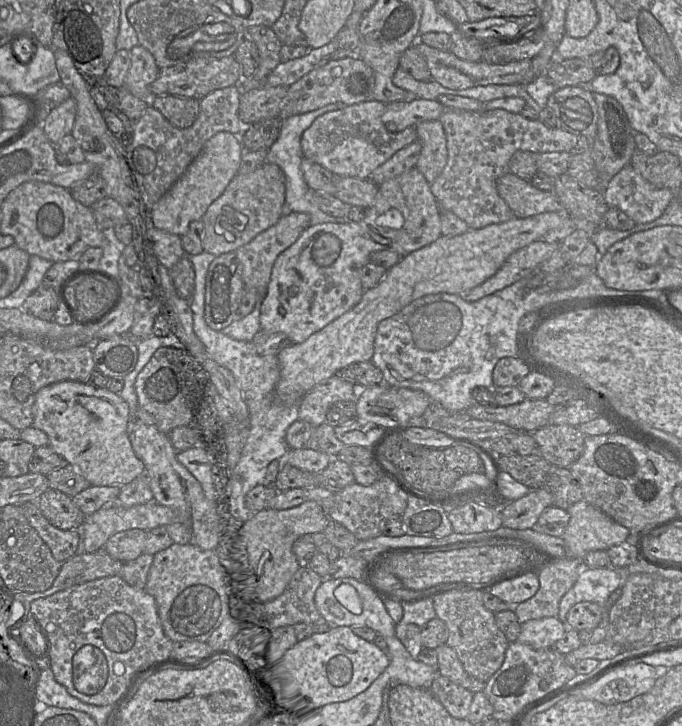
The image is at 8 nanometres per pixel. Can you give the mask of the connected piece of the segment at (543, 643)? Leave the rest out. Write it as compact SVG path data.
M545 617L521 624L517 641L534 649L549 648L554 647L564 635L564 626L557 617Z

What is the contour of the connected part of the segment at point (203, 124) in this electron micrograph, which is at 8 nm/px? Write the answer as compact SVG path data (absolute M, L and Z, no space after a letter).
M234 85L206 95L200 100L198 118L187 128L174 126L151 104L135 122L133 140L125 148L126 157L148 211L183 175L211 137L219 132L229 132L240 137L244 131L244 124L238 115L241 94L241 87Z

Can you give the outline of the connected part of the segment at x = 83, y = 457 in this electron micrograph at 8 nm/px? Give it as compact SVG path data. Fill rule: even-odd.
M63 381L39 390L32 412L32 426L47 434L49 447L74 467L91 486L122 487L145 475L145 466L134 454L128 437L129 407L119 394L86 383Z

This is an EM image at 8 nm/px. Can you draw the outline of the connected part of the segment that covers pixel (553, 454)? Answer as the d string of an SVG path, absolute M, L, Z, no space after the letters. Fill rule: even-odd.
M568 424L547 425L532 432L539 454L551 465L569 468L582 454L586 435Z

